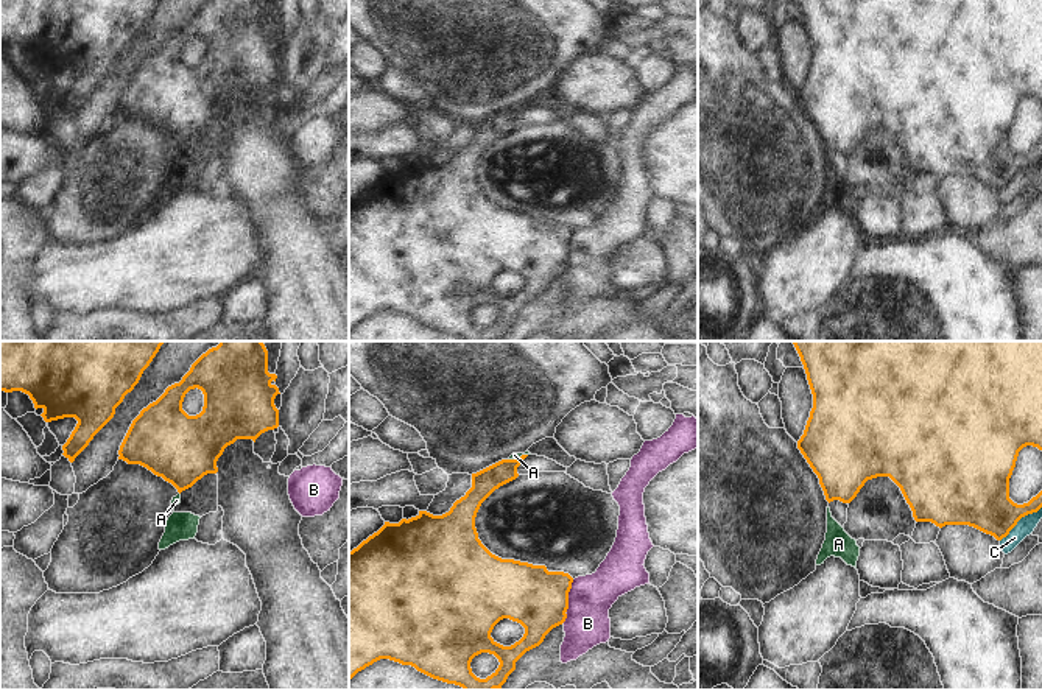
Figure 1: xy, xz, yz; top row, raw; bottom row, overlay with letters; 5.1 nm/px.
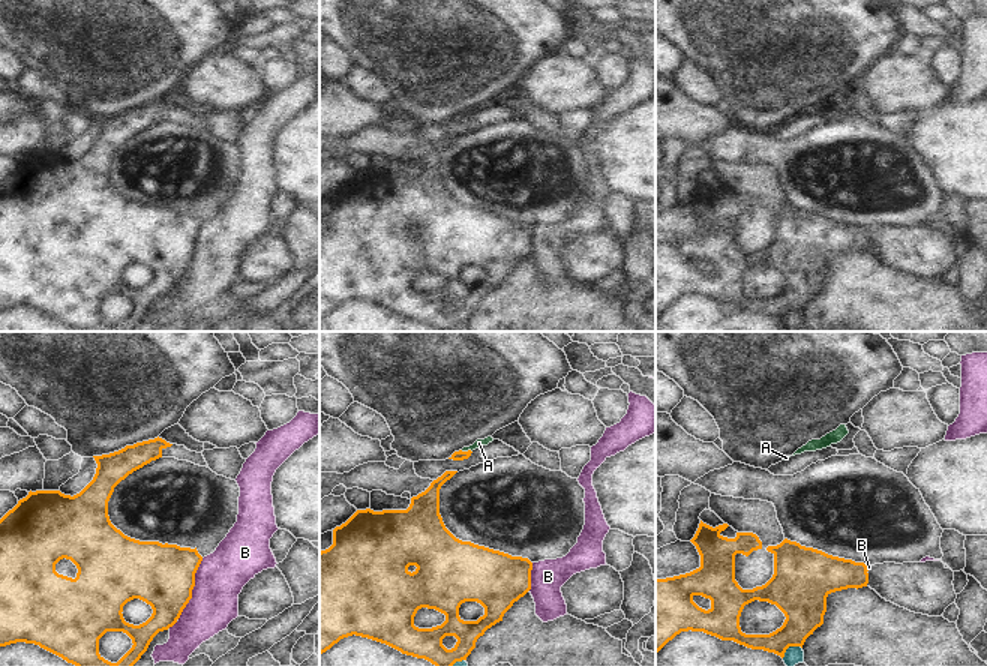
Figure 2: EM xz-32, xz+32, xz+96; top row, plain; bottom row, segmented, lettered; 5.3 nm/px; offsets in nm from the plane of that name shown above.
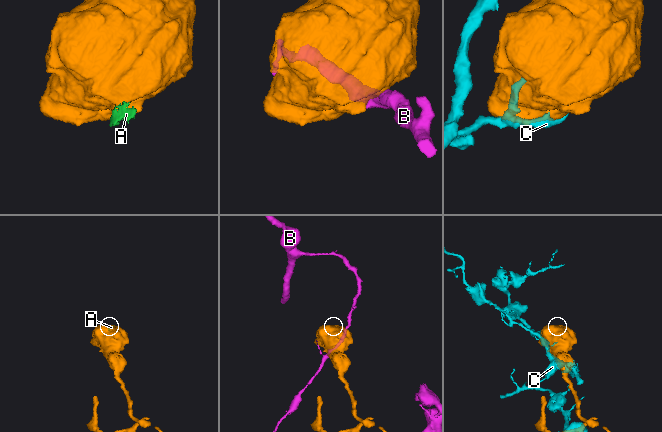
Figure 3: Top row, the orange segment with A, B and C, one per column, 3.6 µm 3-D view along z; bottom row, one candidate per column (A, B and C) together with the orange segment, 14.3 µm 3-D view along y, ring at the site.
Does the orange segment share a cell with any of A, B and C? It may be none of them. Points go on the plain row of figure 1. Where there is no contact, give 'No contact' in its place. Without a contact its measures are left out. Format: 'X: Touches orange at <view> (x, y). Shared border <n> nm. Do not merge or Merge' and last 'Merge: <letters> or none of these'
A: Touches orange at xz (519, 109). Shared border 110 nm. Do not merge
B: Touches orange at xz (567, 253). Shared border 240 nm. Do not merge
C: Touches orange at yz (1019, 170). Shared border 280 nm. Do not merge
Merge: none of these

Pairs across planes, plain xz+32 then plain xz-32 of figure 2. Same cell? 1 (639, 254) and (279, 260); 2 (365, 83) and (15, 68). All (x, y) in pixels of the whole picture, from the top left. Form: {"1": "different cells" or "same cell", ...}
{"1": "different cells", "2": "different cells"}

